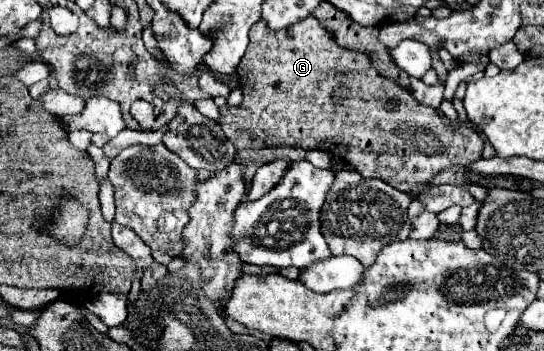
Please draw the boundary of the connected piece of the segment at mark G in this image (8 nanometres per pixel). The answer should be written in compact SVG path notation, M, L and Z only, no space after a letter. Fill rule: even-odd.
M309 17L309 19L303 19L299 23L295 23L295 27L289 27L287 31L267 31L267 27L263 25L263 21L255 23L255 27L251 27L249 31L249 47L247 47L247 53L243 55L239 67L237 67L237 73L239 73L239 79L241 79L241 89L243 89L243 103L239 107L221 107L221 129L225 131L227 139L233 141L237 147L253 147L253 149L259 149L259 147L275 147L275 145L295 145L295 147L303 147L303 149L323 149L335 157L341 157L345 159L355 171L359 171L363 177L379 177L383 181L387 181L389 185L393 185L395 189L399 191L421 191L433 175L437 175L439 171L447 169L449 165L469 165L473 163L475 159L481 157L483 153L483 139L479 137L479 133L469 127L467 123L455 123L451 125L451 121L441 115L437 109L433 107L425 107L421 103L415 101L415 97L411 95L409 89L403 89L401 85L397 85L393 79L387 79L383 77L371 63L369 55L363 53L363 51L353 51L353 49L345 49L341 47L333 33L329 33L315 17Z

